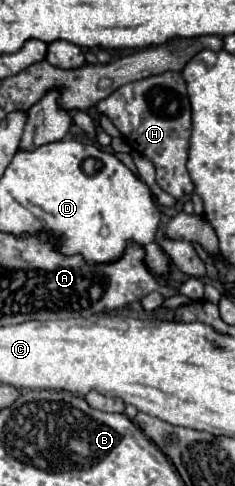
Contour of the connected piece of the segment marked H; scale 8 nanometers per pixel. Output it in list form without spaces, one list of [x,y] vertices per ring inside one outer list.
[[[164,72],[140,82],[130,82],[96,104],[98,116],[106,116],[122,132],[134,152],[148,158],[156,168],[156,182],[174,198],[190,196],[194,184],[186,170],[190,142],[190,102],[180,72]]]

